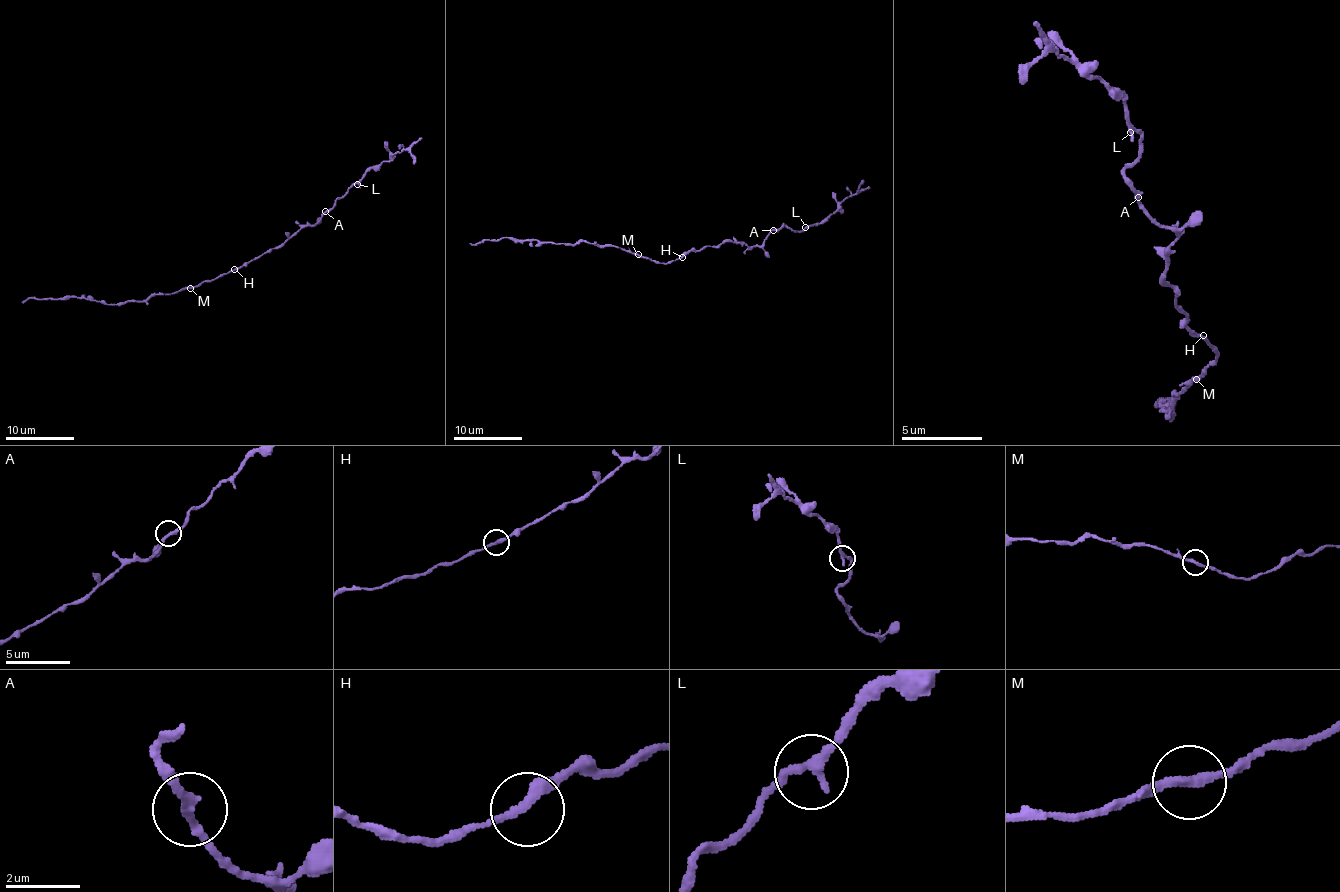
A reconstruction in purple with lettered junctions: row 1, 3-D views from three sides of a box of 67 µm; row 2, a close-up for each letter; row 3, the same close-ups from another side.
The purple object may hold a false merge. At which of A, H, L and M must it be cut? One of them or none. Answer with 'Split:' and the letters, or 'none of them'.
Split: none of them

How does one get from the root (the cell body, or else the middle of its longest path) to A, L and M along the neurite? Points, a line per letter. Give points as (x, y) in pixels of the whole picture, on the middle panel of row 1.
A: (693, 250), (723, 242), (761, 245), (773, 230)
L: (693, 250), (723, 242), (761, 245), (781, 225), (800, 232), (805, 227)
M: (693, 250), (667, 262), (655, 262), (638, 254)

